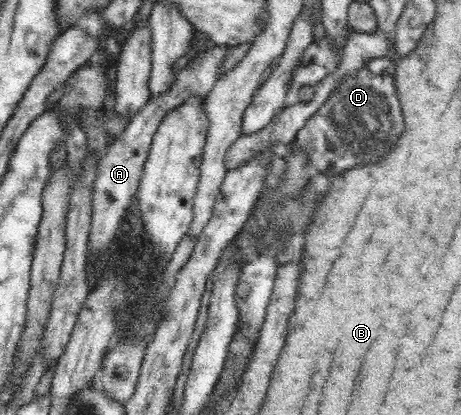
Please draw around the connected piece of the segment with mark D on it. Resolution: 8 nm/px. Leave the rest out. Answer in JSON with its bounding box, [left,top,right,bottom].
[291,56,403,177]

